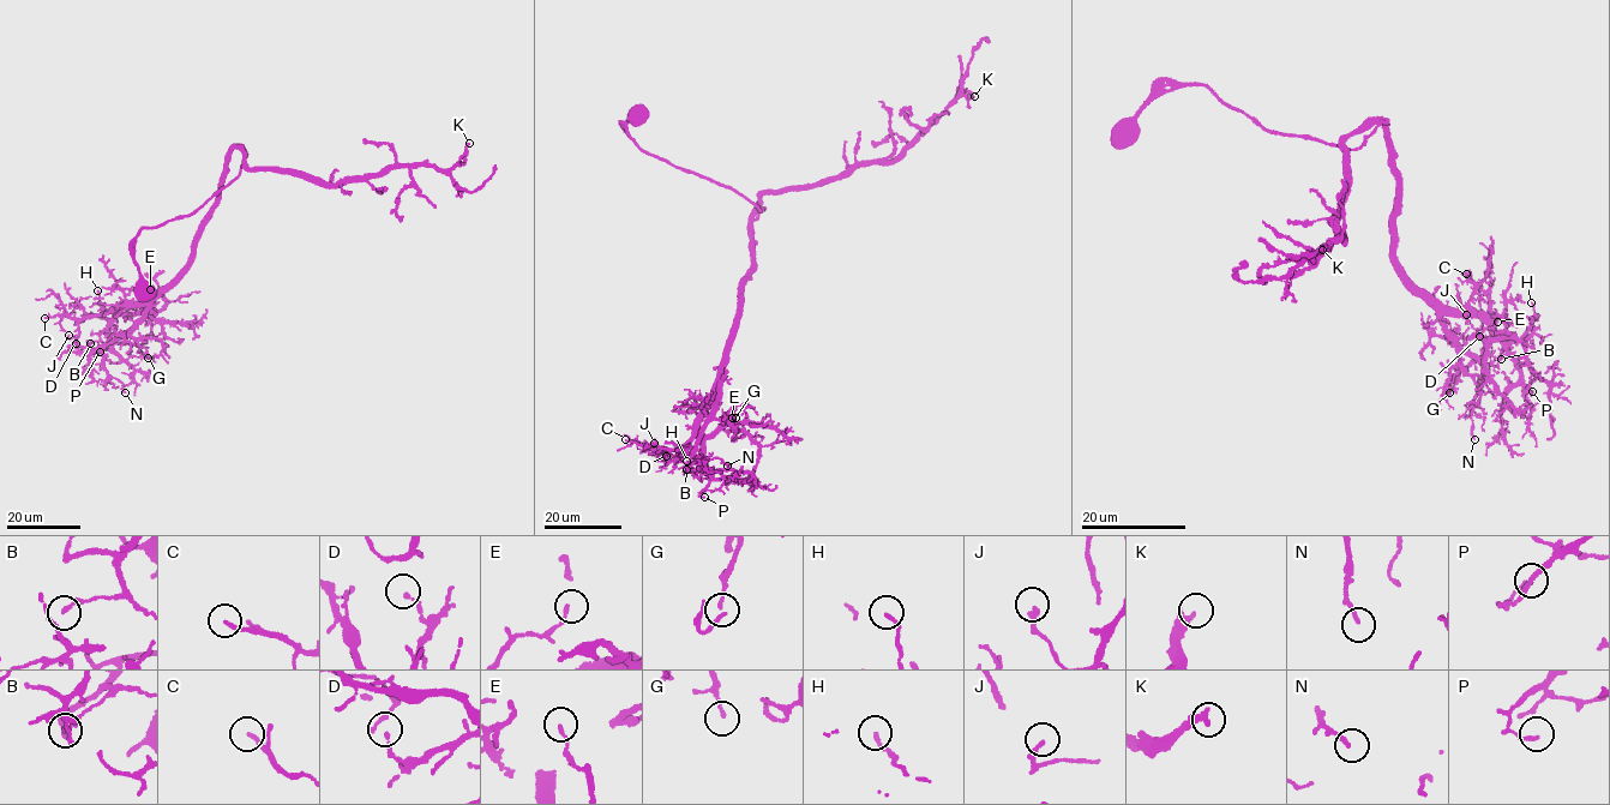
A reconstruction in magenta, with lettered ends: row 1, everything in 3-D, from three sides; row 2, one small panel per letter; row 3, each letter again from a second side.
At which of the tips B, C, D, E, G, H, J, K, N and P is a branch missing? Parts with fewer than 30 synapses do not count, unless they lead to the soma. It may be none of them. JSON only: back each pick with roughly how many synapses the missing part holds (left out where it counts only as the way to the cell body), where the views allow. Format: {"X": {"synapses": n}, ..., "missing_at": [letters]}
{"K": {"synapses": 60}, "missing_at": ["K"]}

